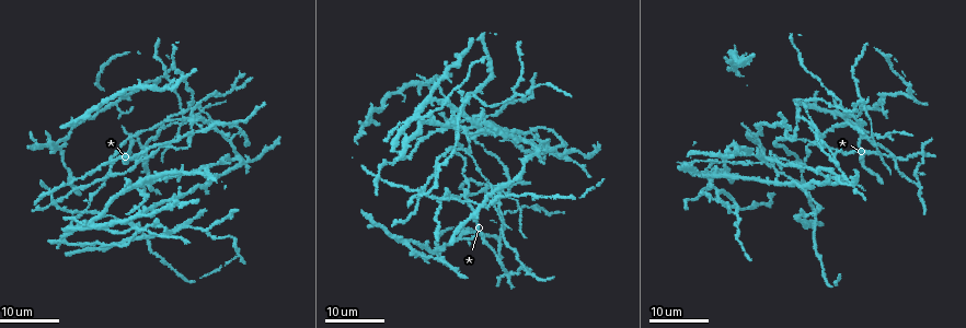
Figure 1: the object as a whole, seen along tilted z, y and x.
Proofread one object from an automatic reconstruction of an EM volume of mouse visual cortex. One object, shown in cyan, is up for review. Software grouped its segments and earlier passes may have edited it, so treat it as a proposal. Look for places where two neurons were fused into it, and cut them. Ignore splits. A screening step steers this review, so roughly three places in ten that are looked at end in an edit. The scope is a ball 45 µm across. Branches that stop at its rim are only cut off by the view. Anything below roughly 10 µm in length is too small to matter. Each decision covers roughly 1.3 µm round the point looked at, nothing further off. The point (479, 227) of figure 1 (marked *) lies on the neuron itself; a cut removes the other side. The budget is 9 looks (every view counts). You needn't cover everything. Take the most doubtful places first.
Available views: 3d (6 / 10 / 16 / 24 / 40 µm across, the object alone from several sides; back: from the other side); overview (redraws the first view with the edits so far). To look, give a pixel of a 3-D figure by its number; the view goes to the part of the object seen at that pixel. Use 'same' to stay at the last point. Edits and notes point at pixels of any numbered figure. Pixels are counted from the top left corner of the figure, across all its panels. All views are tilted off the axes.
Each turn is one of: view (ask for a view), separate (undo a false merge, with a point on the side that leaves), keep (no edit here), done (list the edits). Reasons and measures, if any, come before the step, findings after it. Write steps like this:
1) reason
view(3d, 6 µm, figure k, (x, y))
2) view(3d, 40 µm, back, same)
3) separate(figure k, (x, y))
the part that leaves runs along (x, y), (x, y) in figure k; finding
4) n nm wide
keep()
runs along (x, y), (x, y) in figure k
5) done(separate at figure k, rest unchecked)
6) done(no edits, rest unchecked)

three arms meet
view(3d, 16 µm, figure 1, (439, 201))

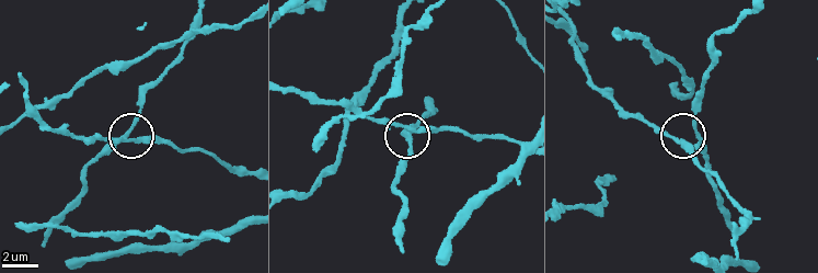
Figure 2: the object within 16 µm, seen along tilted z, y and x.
view(3d, 10 µm, figure 2, (137, 140))

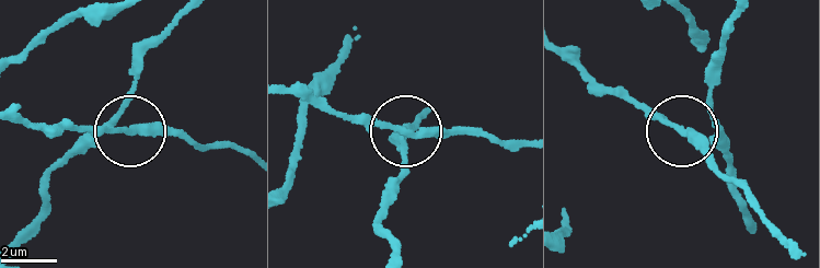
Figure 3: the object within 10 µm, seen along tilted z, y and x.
190 nm wide
keep()
one neuron here

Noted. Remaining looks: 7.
three arms meet
view(3d, 24 µm, figure 1, (813, 222))

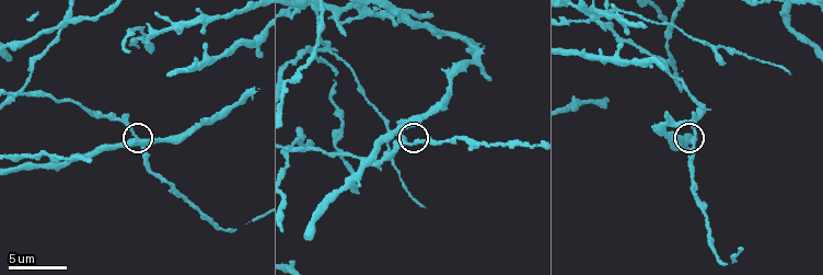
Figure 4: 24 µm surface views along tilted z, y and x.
view(3d, 6 µm, figure 4, (415, 141))

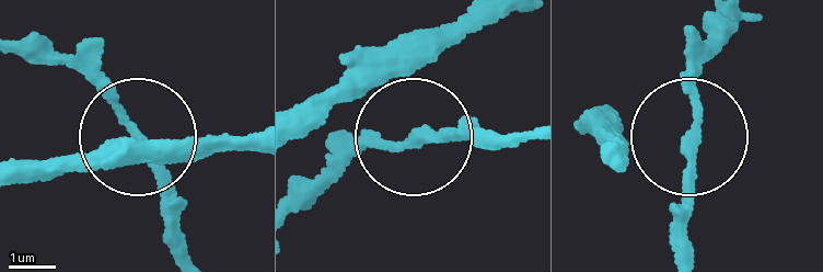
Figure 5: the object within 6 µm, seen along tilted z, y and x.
170 nm wide
keep()
runs along (22, 40), (165, 154), (159, 145) in figure 5; all the same neuron

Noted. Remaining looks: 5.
side arm on a straight run
view(3d, 24 µm, figure 1, (153, 227))

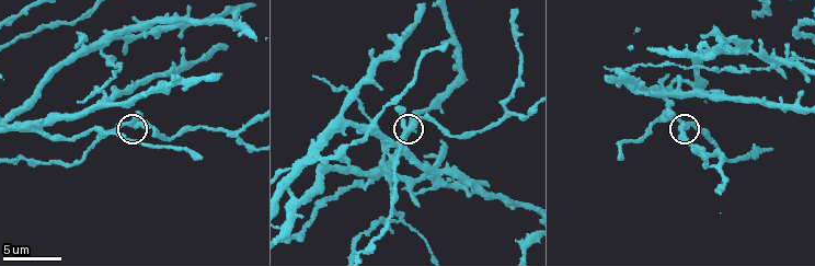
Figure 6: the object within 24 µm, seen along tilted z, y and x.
view(3d, 10 µm, figure 6, (407, 129))

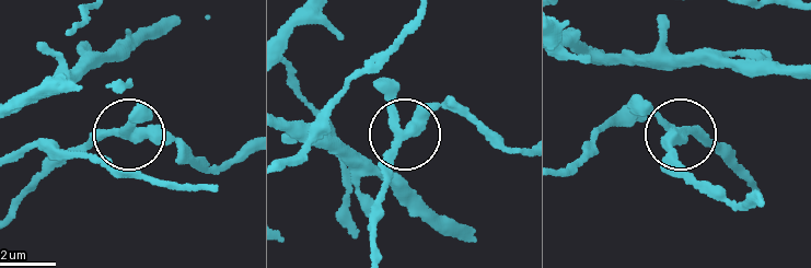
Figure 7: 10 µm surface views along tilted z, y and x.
300 nm wide
keep()
runs along (288, 169), (347, 82), (380, 91), (402, 134), (453, 104) in figure 7; continuous, no second neuron

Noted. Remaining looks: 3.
three-way junction
view(3d, 16 µm, figure 1, (139, 161))

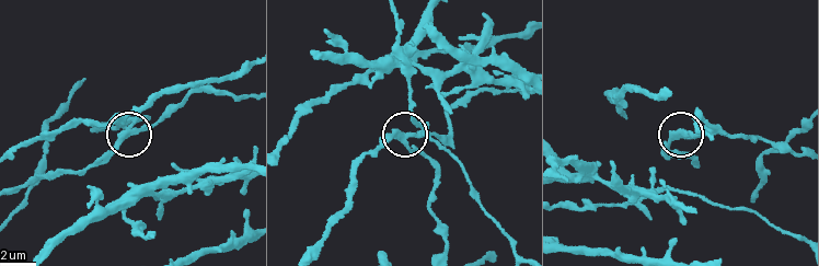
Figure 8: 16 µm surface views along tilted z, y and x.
view(3d, 10 µm, figure 8, (681, 133))

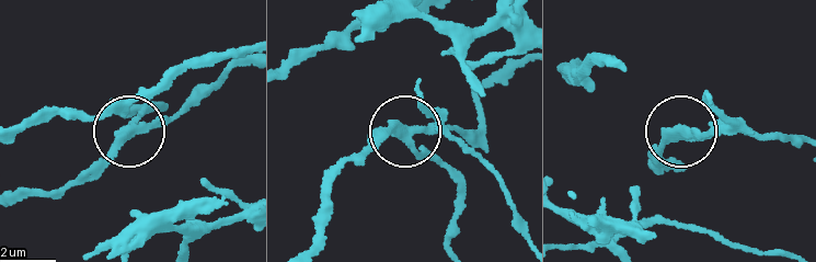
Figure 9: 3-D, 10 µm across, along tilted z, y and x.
view(3d, 6 µm, figure 9, (133, 128))

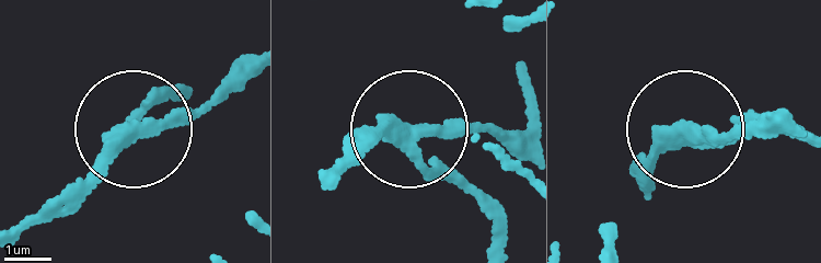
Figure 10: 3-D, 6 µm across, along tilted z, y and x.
side arm 23 µm
keep()
runs along (490, 248), (487, 214), (407, 137), (363, 147) in figure 10; one neuron here

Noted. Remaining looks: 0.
done(no edits, rest unchecked)

